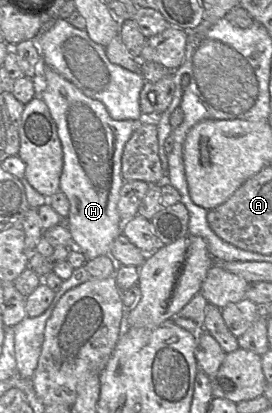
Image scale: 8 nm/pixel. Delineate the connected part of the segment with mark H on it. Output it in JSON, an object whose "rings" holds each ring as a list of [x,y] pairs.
{"rings":[[[42,60],[37,80],[39,82],[37,96],[41,96],[46,102],[57,125],[57,133],[62,145],[63,168],[59,190],[69,201],[68,229],[72,236],[72,243],[88,259],[109,255],[113,241],[122,234],[124,222],[117,210],[120,190],[125,182],[121,172],[122,154],[133,132],[142,125],[142,114],[136,121],[112,119],[103,103],[86,96],[52,67],[42,64]]]}

